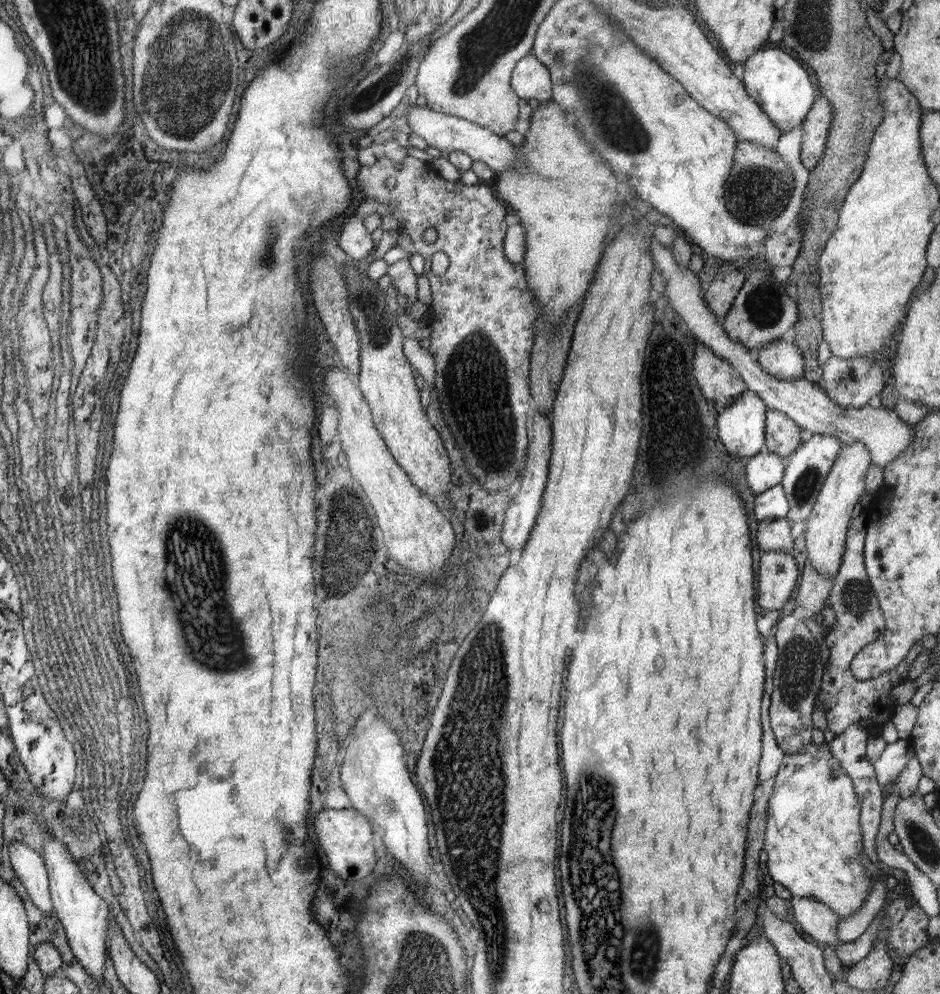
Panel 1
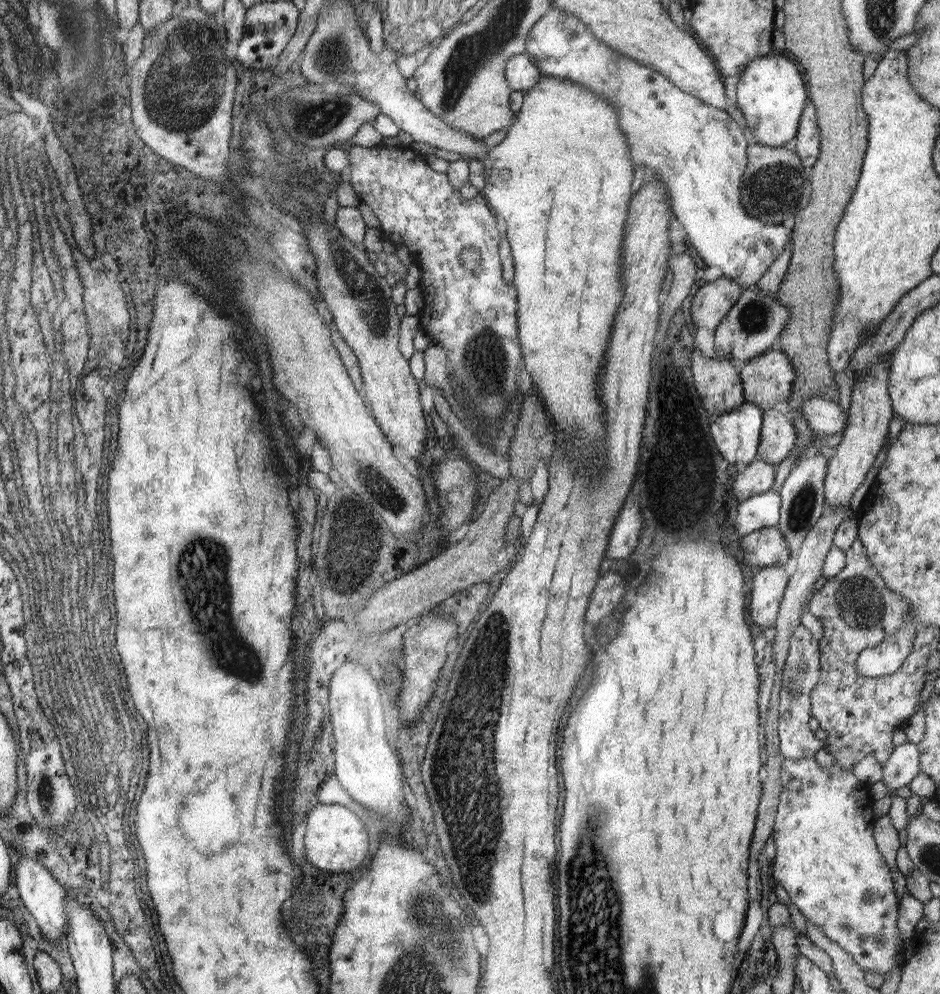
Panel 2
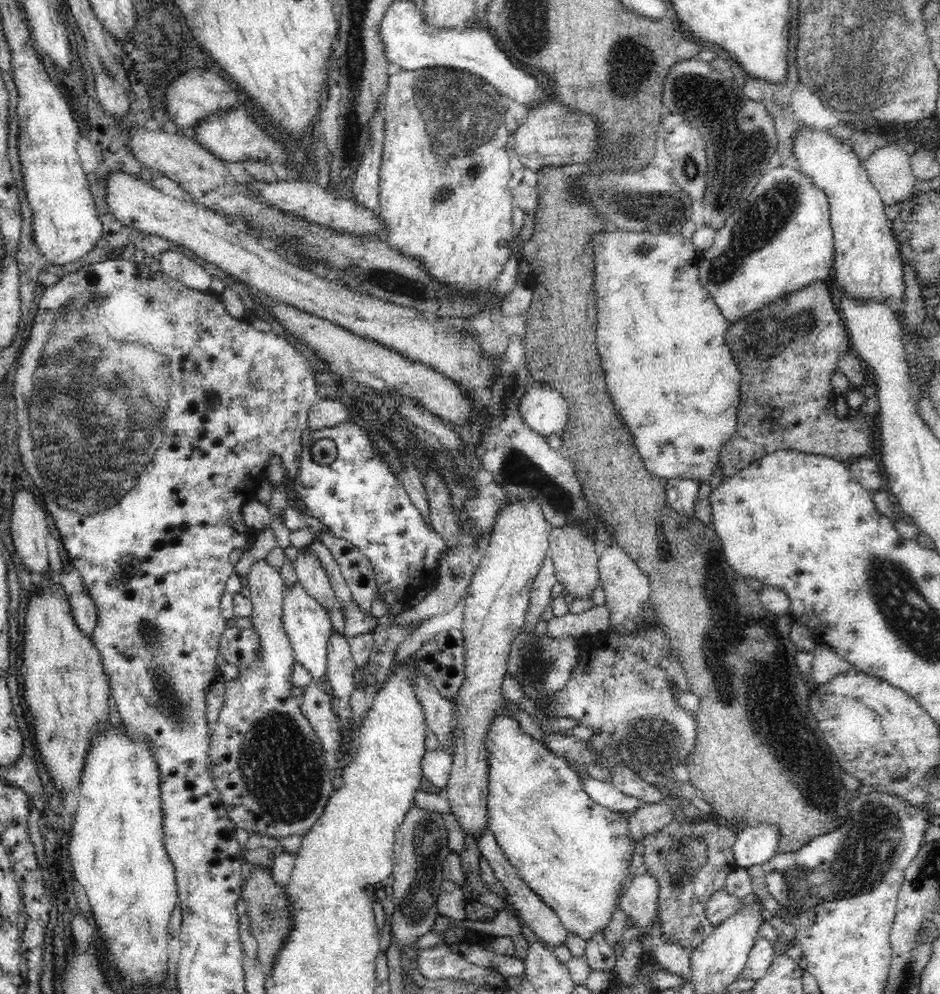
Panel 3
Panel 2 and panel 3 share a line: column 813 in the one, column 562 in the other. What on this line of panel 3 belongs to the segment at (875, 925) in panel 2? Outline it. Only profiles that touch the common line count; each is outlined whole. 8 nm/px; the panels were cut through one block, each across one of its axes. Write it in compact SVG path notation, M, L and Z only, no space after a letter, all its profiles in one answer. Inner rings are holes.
M498 712L496 718L492 720L492 724L488 729L485 736L485 745L487 750L487 763L488 763L488 796L487 796L487 812L489 822L487 828L490 829L495 844L499 846L503 856L510 861L518 875L527 886L530 887L542 902L546 903L553 911L560 917L562 925L566 927L568 932L572 932L584 940L592 938L592 935L597 932L606 930L608 923L614 911L618 908L616 900L620 898L624 892L624 887L628 880L632 878L632 874L628 873L628 866L633 859L633 840L629 838L629 830L627 830L627 819L622 817L620 811L613 811L609 808L592 801L588 793L584 790L584 781L580 777L580 773L566 761L565 758L559 757L554 754L550 749L545 747L542 742L534 739L528 735L520 727L520 724L511 716L503 716Z

